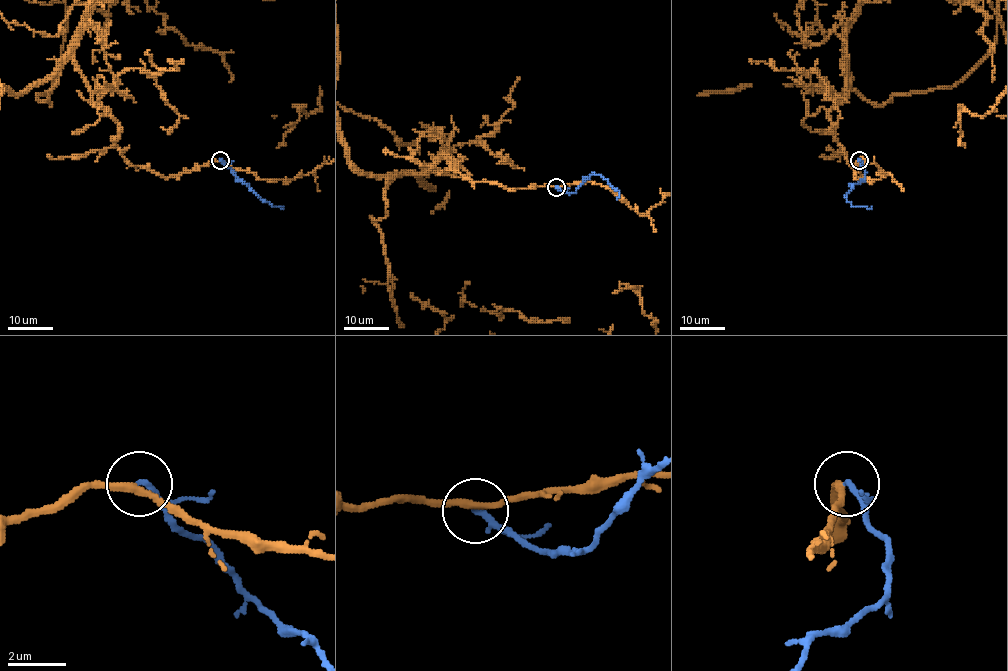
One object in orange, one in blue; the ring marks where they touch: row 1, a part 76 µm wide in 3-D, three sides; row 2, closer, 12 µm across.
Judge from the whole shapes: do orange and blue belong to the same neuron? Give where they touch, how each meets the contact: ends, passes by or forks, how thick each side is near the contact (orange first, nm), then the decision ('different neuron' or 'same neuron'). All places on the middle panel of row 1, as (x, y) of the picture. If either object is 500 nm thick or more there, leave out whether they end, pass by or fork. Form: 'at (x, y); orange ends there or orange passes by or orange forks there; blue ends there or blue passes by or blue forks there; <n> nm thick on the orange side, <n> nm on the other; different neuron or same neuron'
at (556, 187); orange passes by; blue ends there; 260 nm thick on the orange side, 220 nm on the other; same neuron

